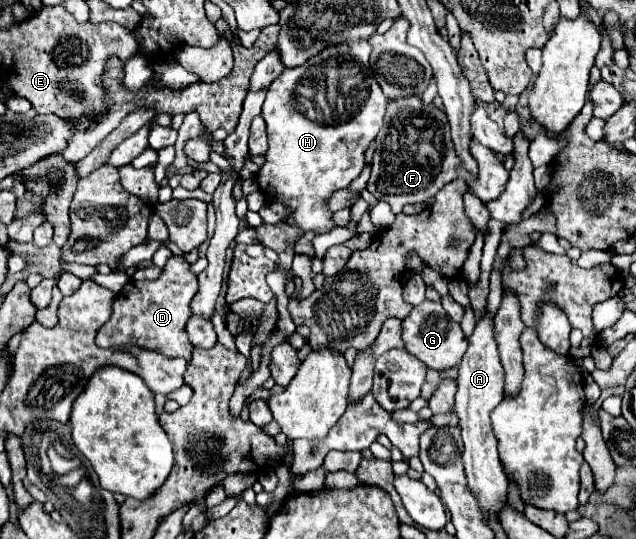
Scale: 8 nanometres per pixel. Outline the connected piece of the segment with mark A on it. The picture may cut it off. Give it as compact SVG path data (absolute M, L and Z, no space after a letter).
M483 314L481 322L477 322L475 332L469 338L469 348L459 364L459 378L457 378L457 396L455 406L459 414L459 428L463 436L463 462L469 480L469 488L477 494L485 520L489 520L489 512L497 516L501 504L507 496L507 478L503 474L499 454L497 454L497 440L491 430L489 414L503 398L503 368L497 354L497 344L493 340L493 322L487 314Z

